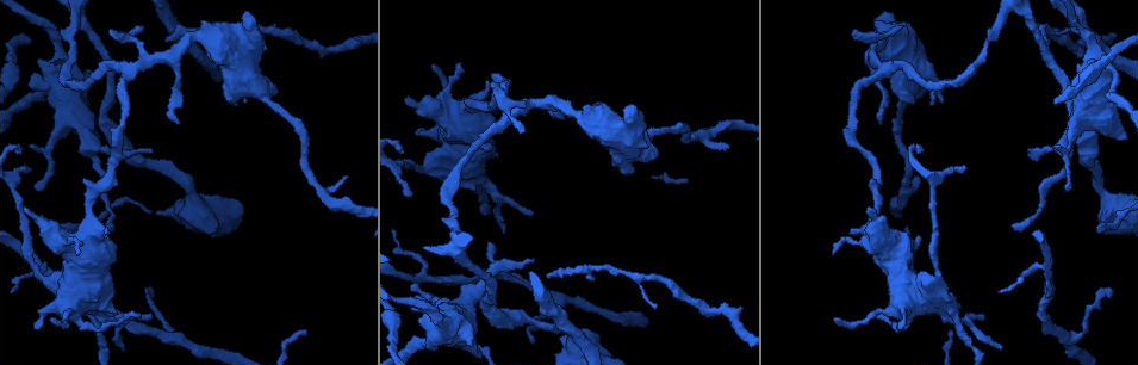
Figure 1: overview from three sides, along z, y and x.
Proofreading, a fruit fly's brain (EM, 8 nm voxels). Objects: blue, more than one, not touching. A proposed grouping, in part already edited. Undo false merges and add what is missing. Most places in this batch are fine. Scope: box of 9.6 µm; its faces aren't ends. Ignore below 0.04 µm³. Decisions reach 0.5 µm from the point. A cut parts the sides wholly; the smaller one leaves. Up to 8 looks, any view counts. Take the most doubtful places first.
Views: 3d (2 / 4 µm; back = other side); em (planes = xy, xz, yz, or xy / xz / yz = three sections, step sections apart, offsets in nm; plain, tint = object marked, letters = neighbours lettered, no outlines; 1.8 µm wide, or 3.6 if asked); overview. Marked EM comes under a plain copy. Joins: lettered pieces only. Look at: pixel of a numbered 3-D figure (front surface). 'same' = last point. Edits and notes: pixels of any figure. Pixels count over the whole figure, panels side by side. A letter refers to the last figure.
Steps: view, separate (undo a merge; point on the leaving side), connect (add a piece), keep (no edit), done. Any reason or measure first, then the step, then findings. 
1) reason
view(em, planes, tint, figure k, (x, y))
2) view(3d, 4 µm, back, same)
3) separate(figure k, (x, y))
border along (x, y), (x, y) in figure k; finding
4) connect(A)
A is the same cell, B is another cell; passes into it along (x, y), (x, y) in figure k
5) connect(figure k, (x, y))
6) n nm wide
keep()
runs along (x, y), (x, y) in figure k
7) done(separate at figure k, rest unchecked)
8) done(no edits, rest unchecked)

view(3d, 2 µm, figure 1, (164, 40))

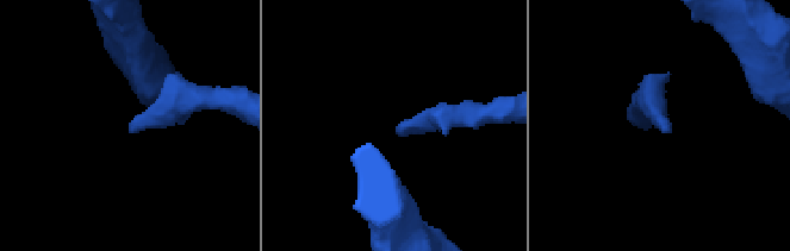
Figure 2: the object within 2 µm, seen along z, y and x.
shape alone is not enough
view(em, xz, step 16, letters, figure 2, (670, 130))

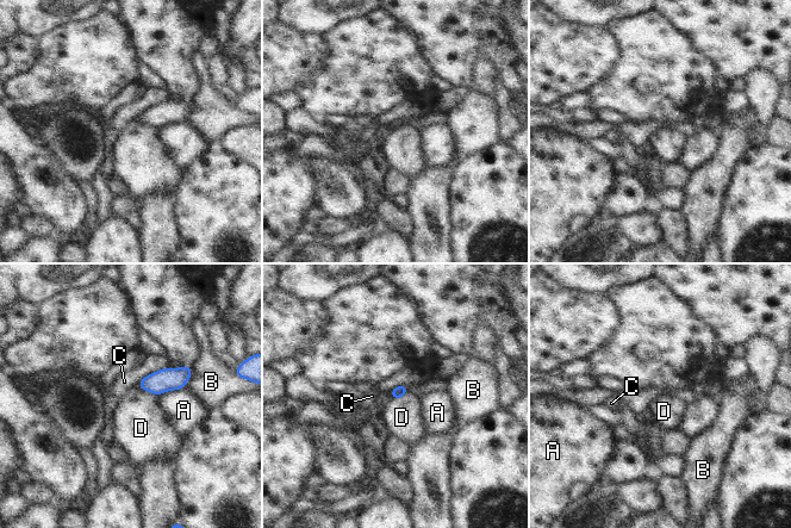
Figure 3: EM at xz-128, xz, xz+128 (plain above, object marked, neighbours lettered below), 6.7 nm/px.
view(em, yz, step 4, letters, same)

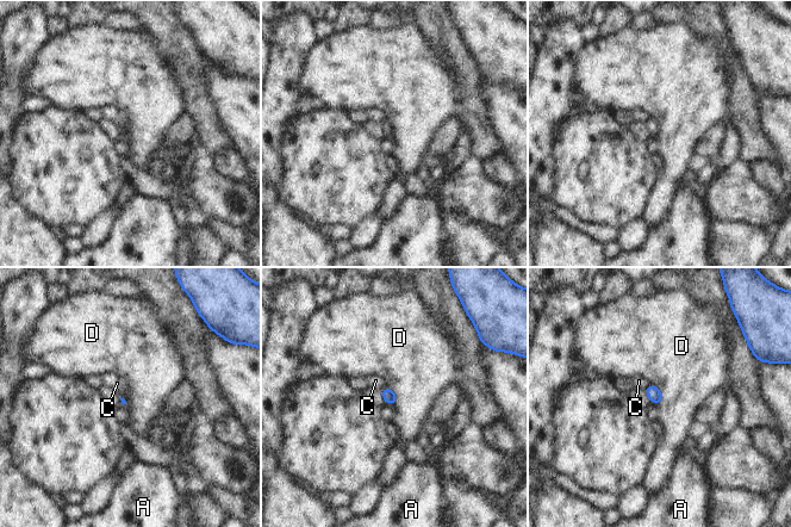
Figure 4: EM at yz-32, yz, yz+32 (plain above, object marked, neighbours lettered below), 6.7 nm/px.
keep()
A, C and D are other cells; border along (651, 383), (661, 394), (661, 403) in figure 4; no lettered piece goes on from it

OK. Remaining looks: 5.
abrupt turn
view(em, 3.6 µm, planes, letters, figure 1, (87, 235))

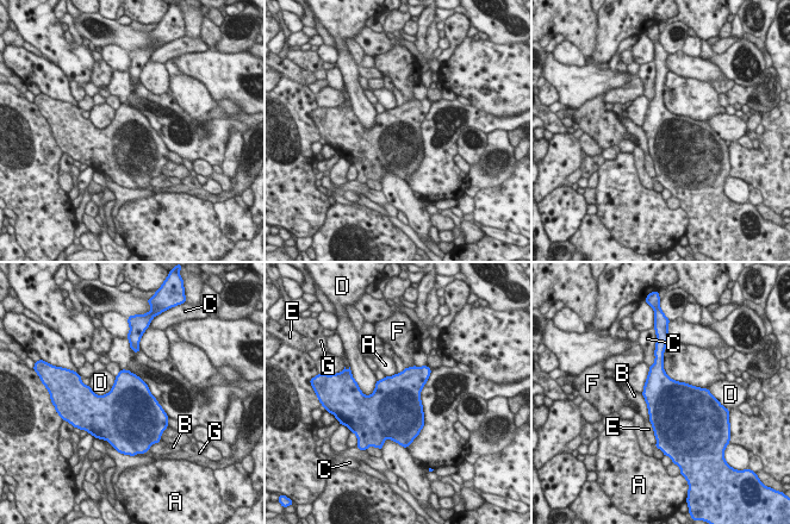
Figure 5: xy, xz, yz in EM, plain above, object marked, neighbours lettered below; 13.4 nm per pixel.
D touches over 380 nm
keep()
A, B, C, D, E, F and G are other cells; border along (641, 393), (649, 419) in figure 5; one cell here

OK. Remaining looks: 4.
calibre changes
view(em, xy, step 4, tint, figure 1, (100, 122))

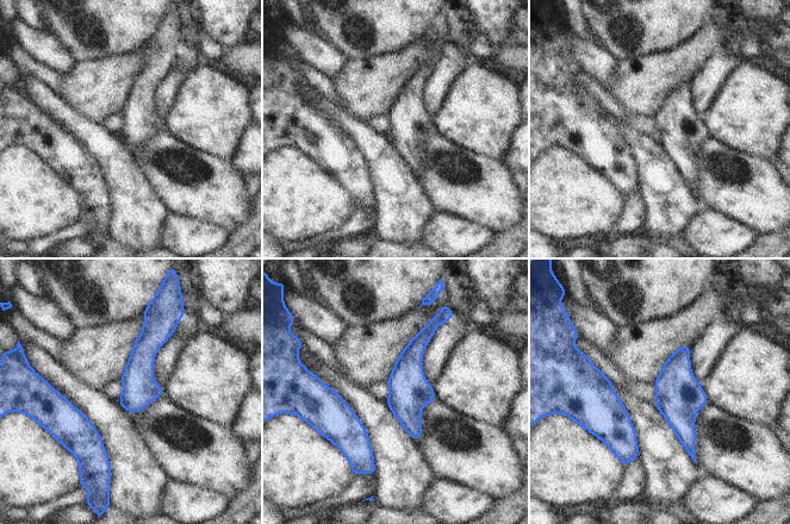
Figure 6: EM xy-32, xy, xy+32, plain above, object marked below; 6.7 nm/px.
view(em, planes, letters, same)

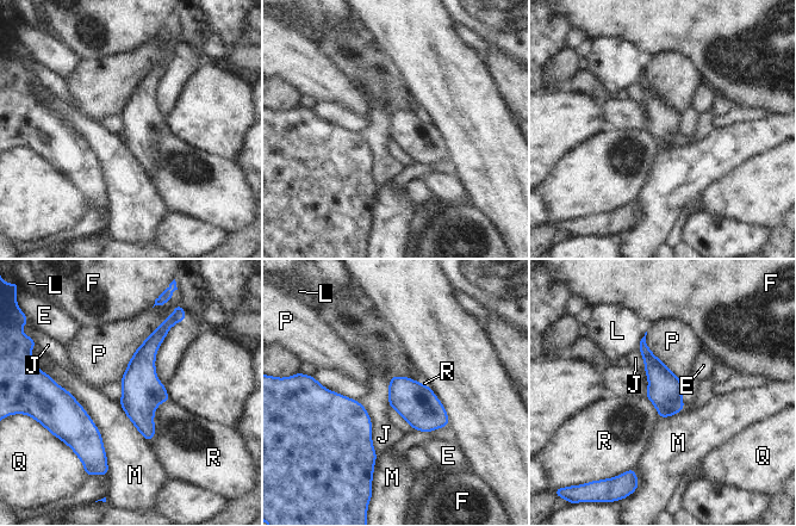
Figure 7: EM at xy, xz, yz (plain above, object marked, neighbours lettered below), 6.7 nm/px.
keep()
E, F, J, L, M, P, Q and R are other cells; border along (358, 401), (371, 421), (377, 455) in figure 7; one cell here

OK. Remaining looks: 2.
done(no edits, rest unchecked)

